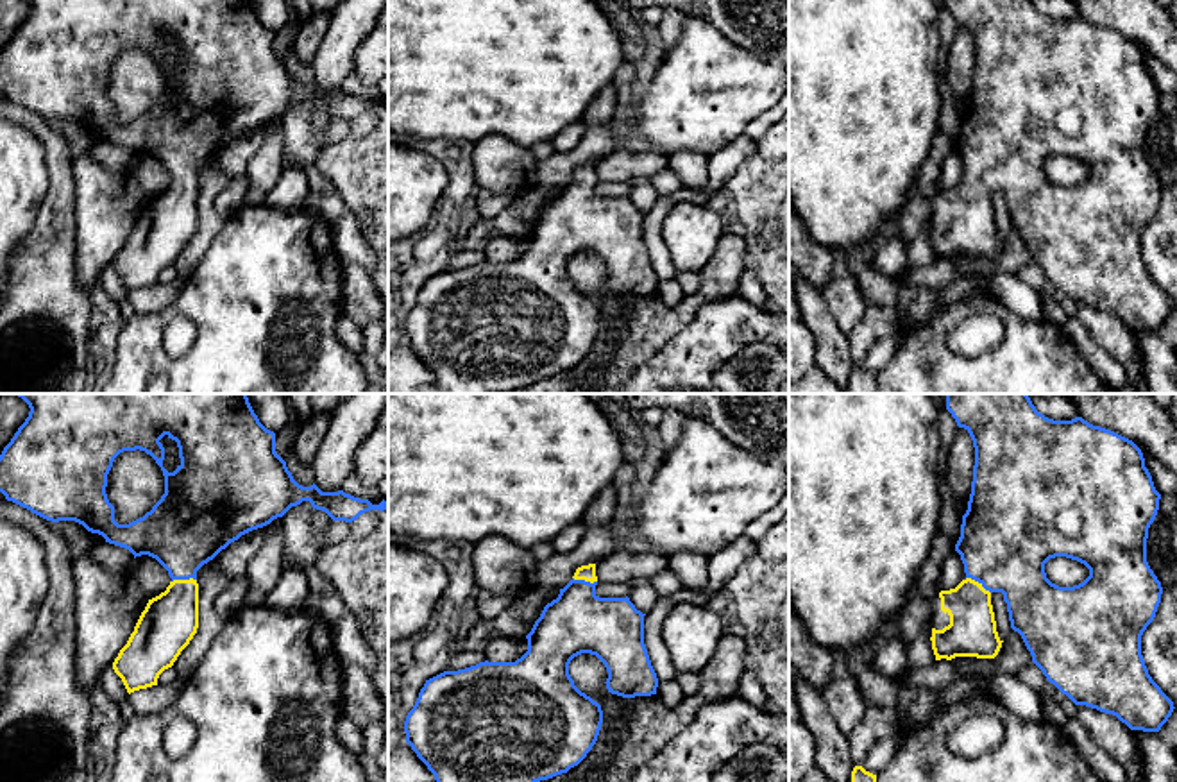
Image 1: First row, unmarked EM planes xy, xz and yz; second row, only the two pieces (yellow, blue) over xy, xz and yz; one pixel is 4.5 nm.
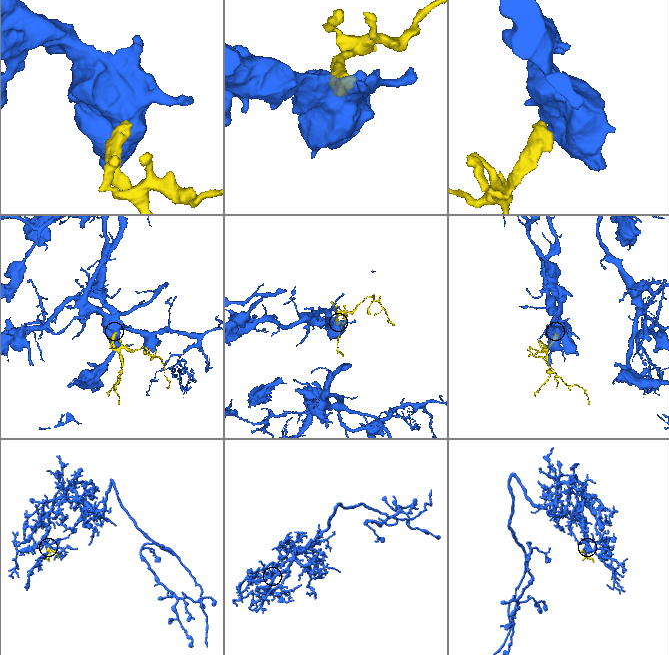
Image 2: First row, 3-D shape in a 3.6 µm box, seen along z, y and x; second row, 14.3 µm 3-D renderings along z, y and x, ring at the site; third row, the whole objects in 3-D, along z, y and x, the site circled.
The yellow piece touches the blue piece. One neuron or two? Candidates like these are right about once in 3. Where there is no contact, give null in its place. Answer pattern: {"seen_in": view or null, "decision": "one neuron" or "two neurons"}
{"seen_in": "yz", "decision": "one neuron"}

